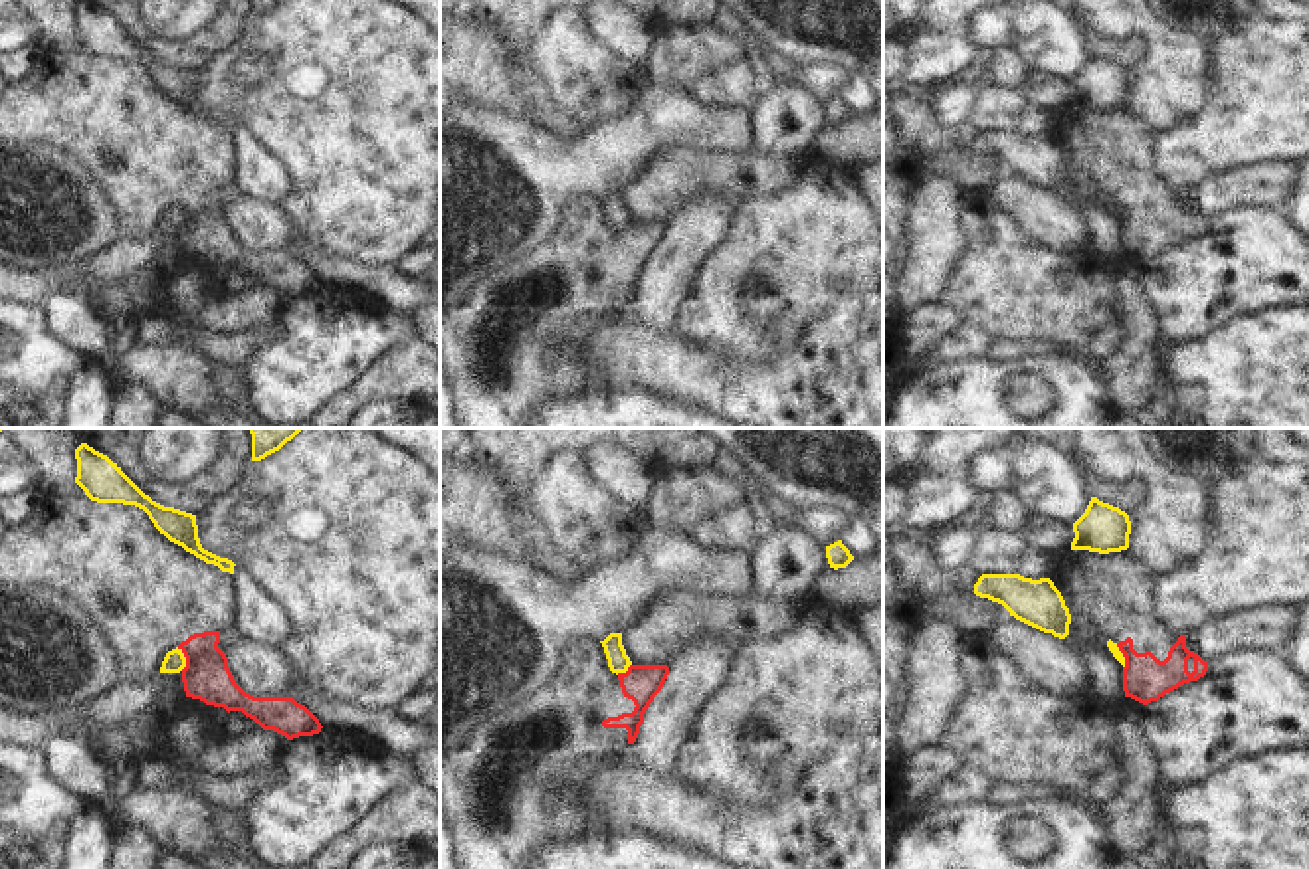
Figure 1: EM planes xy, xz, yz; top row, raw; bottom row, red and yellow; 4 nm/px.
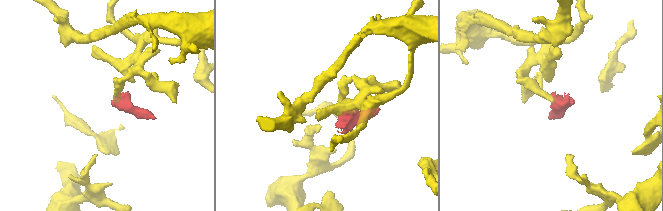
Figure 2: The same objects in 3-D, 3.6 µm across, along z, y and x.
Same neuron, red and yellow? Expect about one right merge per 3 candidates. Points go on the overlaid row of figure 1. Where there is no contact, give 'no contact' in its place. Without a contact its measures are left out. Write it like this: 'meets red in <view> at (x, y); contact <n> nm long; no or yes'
meets red in xy at (187, 660); contact 100 nm long; no

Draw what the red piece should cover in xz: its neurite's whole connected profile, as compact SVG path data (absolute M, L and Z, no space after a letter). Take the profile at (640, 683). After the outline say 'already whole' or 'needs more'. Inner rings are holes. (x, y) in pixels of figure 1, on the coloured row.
M580 639L560 671L533 697L481 724L440 774L440 800L465 869L533 869L549 847L592 833L586 794L596 770L634 744L644 713L661 691L667 665L612 673L600 641Z; needs more

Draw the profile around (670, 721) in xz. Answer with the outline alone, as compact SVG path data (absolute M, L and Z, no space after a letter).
M725 635L695 641L671 667L644 713L634 744L618 756L626 766L671 774L691 742L707 701L727 683L741 643Z

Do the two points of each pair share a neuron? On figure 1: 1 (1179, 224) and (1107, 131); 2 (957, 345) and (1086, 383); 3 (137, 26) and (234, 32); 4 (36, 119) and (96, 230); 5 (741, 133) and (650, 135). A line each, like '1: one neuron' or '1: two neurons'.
1: one neuron
2: two neurons
3: one neuron
4: two neurons
5: one neuron

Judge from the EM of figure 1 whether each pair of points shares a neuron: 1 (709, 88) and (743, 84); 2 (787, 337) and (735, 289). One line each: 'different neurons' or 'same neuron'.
1: same neuron
2: same neuron

